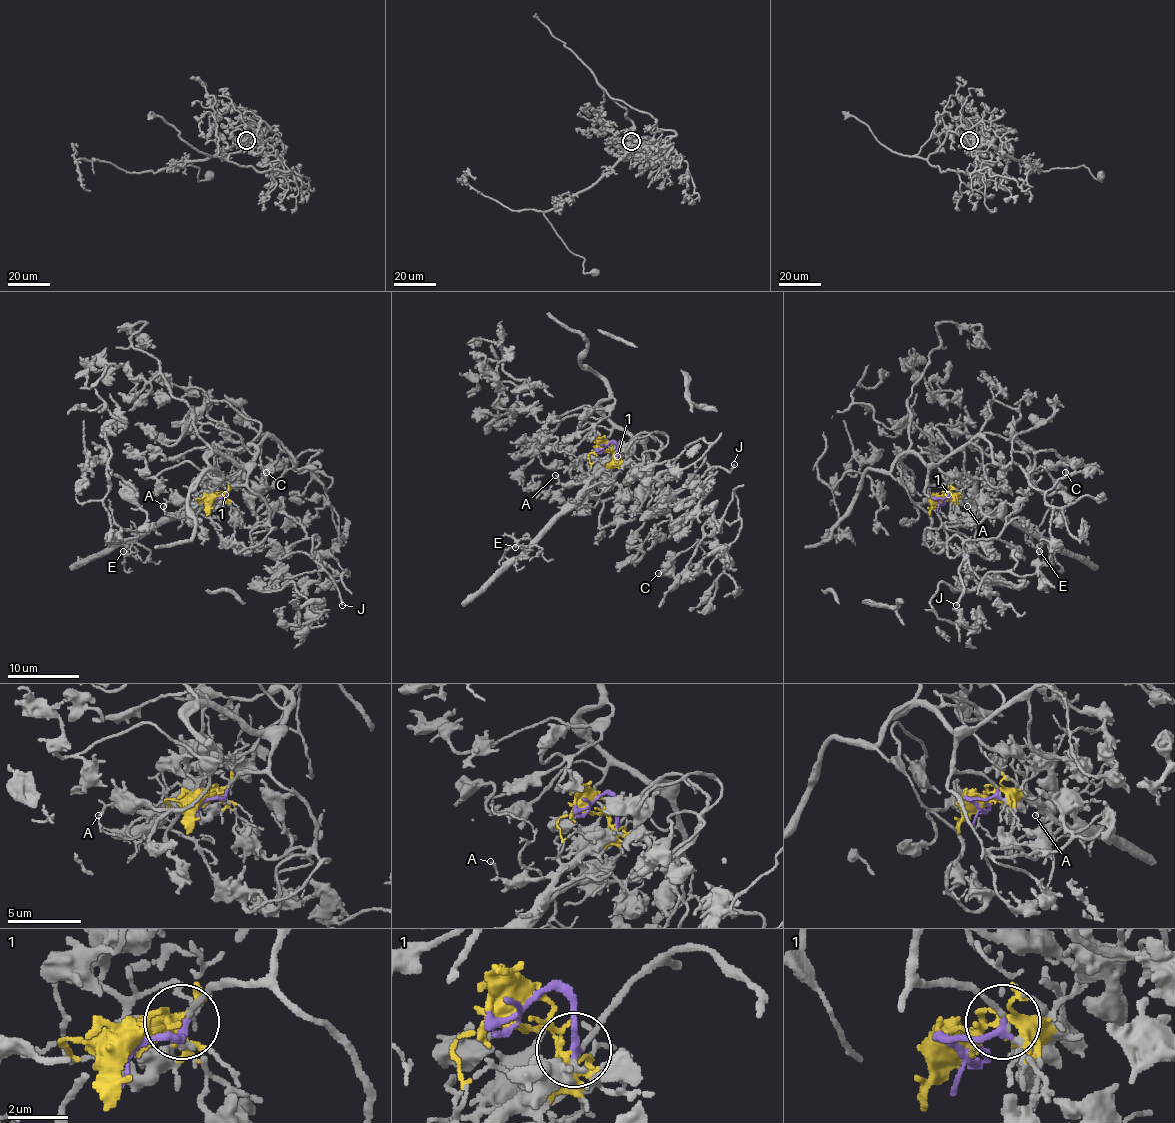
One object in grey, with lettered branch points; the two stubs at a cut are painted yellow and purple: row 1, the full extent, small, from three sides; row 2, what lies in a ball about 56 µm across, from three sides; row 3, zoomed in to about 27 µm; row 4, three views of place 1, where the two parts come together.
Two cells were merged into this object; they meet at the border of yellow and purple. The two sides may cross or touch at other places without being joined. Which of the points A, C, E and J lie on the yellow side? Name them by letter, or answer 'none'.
A, E

